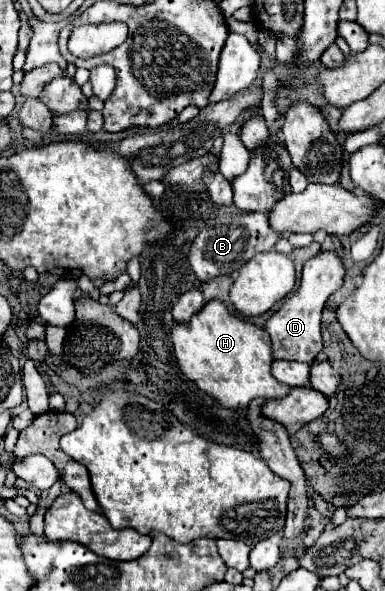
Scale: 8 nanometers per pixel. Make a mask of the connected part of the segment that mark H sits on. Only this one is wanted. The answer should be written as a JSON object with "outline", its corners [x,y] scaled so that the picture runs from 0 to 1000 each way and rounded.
{"outline":[[[548,508],[512,535],[501,535],[501,541],[491,541],[491,548],[455,552],[444,579],[470,629],[527,663],[553,670],[579,690],[631,694],[662,673],[725,677],[751,667],[756,653],[730,650],[704,633],[709,596],[694,562],[652,545],[600,535],[579,511]]]}

